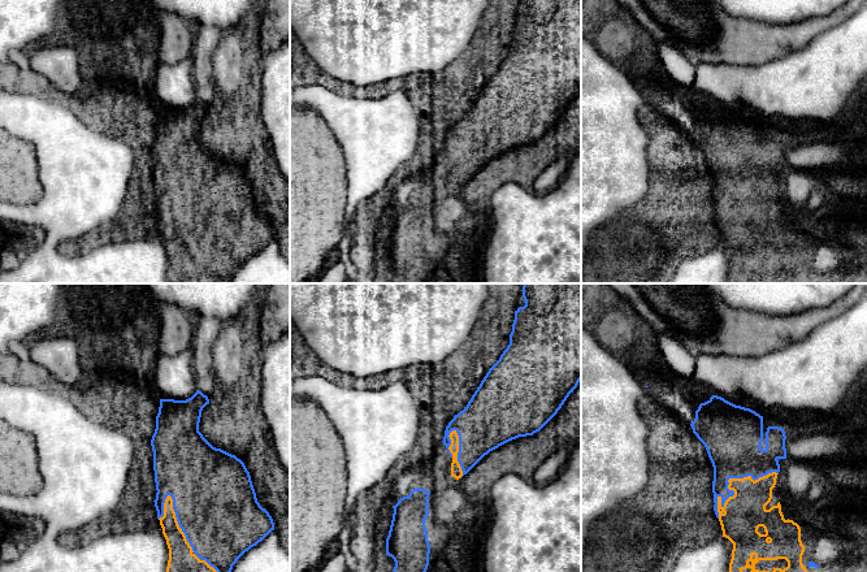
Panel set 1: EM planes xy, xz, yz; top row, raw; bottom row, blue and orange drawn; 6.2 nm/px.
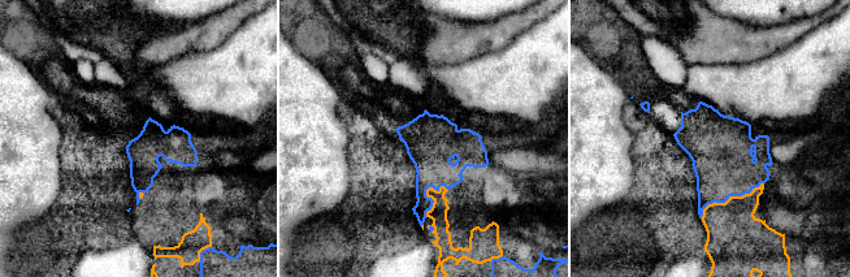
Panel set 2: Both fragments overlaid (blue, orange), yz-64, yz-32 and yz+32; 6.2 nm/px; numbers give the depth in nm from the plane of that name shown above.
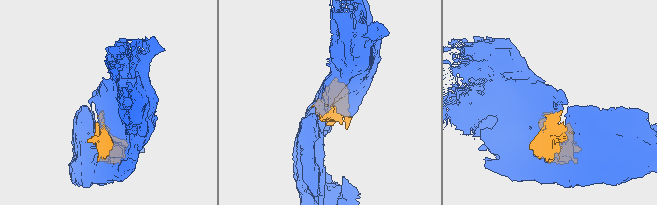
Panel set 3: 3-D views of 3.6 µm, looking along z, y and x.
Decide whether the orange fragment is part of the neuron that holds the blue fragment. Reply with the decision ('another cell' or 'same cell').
same cell

